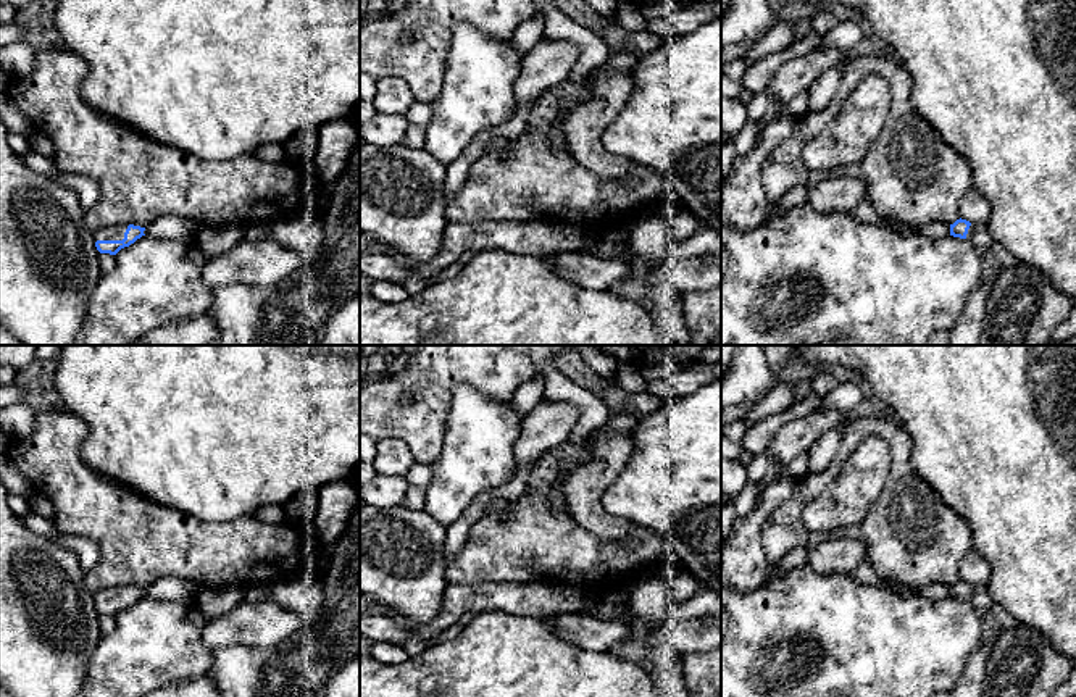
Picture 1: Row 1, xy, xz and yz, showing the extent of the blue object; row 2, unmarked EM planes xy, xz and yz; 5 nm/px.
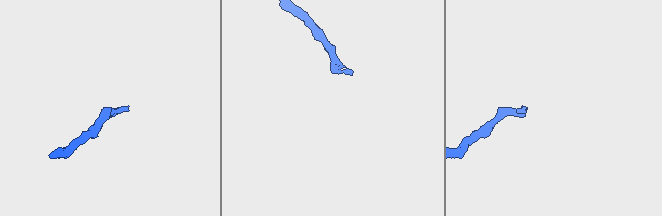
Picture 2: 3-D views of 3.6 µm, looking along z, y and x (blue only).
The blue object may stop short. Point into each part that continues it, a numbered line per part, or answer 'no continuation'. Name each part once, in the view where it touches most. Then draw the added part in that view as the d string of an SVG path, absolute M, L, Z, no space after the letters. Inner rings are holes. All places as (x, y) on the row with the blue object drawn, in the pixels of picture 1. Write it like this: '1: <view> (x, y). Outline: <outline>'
1: xy (115, 233). Outline: M116 224L111 227L100 229L95 232L95 242L97 240L123 240L126 229L127 229L127 224Z

